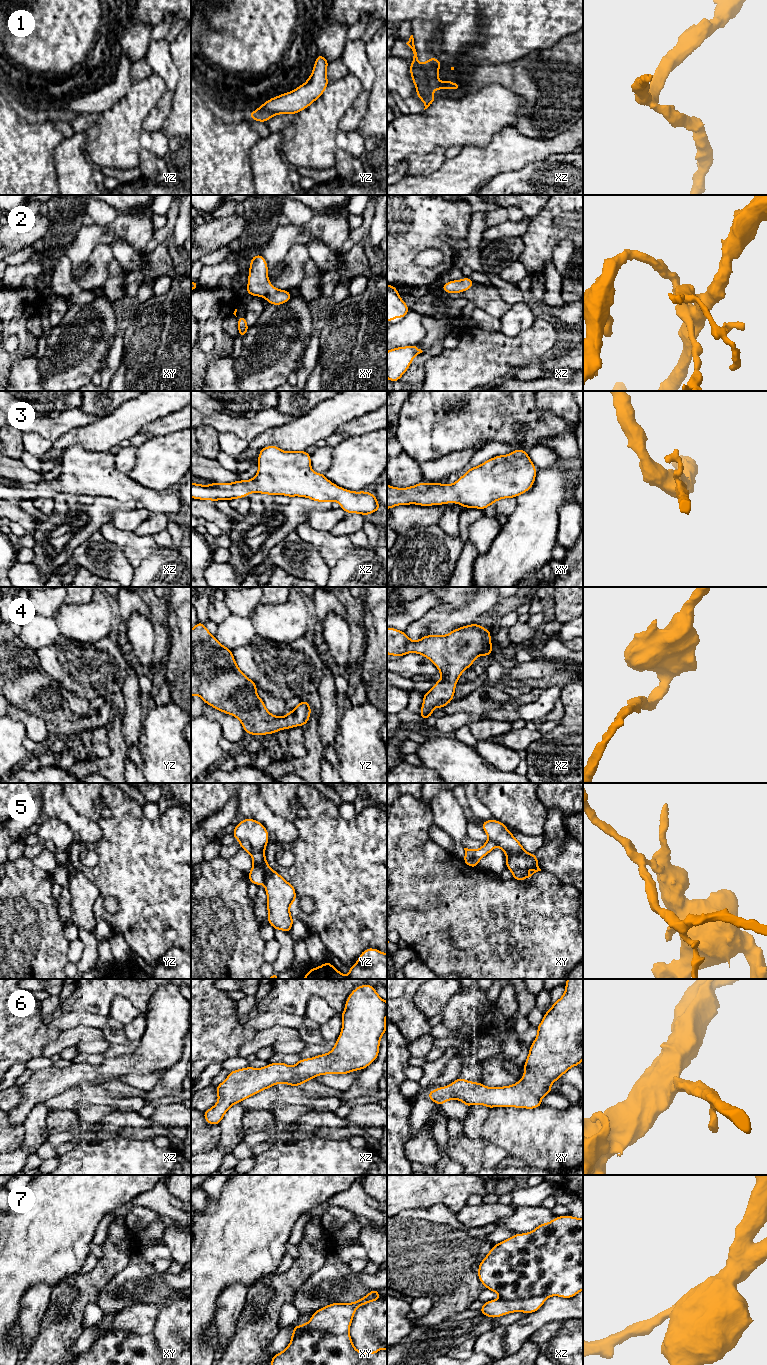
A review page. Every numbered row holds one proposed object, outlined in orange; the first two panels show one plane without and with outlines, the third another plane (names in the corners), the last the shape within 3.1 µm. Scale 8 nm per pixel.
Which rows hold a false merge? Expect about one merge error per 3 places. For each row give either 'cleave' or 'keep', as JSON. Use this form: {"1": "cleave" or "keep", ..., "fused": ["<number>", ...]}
{"1": "cleave", "2": "keep", "3": "keep", "4": "keep", "5": "cleave", "6": "keep", "7": "keep", "fused": ["1", "5"]}

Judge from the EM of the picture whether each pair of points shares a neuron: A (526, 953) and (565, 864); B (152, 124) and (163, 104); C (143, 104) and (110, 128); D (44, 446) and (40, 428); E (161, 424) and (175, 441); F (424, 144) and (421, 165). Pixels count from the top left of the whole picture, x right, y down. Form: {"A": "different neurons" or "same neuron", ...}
{"A": "different neurons", "B": "same neuron", "C": "same neuron", "D": "different neurons", "E": "different neurons", "F": "different neurons"}

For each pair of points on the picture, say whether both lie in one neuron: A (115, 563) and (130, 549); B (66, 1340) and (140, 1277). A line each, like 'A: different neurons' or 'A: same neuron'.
A: different neurons
B: different neurons

